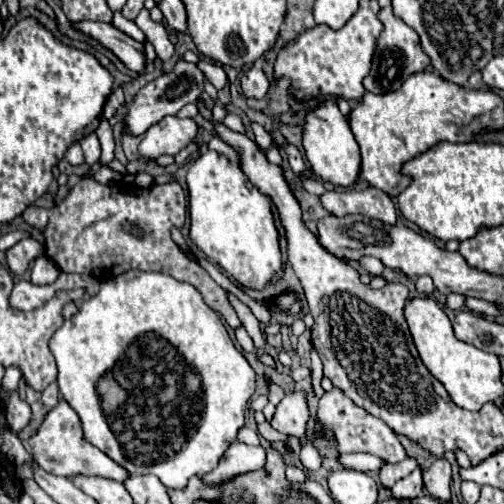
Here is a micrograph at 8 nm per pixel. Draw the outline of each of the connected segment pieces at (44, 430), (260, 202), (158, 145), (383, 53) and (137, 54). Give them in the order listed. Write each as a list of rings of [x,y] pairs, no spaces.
[[[60,399],[58,405],[48,411],[48,415],[42,419],[40,427],[36,429],[36,433],[28,439],[28,445],[30,445],[32,463],[52,475],[64,475],[64,477],[90,475],[90,477],[116,479],[120,483],[128,477],[128,471],[124,467],[114,463],[104,451],[100,451],[98,447],[94,447],[92,443],[88,443],[84,439],[80,419],[78,419],[76,411],[64,399]]]
[[[206,151],[186,173],[190,199],[190,239],[212,261],[216,261],[236,283],[262,289],[280,271],[280,245],[274,225],[272,203],[260,195],[242,169],[222,153]]]
[[[168,115],[146,131],[138,151],[146,159],[158,159],[166,153],[176,155],[196,137],[196,133],[198,125],[194,123],[194,119],[180,119]]]
[[[386,5],[380,11],[380,21],[384,23],[384,31],[378,37],[378,47],[376,47],[376,53],[374,53],[374,59],[372,59],[370,75],[364,79],[364,87],[370,93],[396,91],[410,75],[430,67],[430,57],[426,53],[422,57],[422,47],[420,47],[418,33],[392,13],[392,5]]]
[[[78,21],[78,23],[72,23],[72,27],[86,33],[92,39],[96,39],[102,47],[112,51],[130,71],[142,73],[142,67],[146,63],[144,45],[140,45],[132,37],[128,37],[126,33],[118,31],[114,25],[98,23],[98,21]]]

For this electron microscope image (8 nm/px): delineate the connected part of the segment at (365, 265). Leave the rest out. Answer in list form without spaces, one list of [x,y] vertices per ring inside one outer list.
[[[362,257],[362,259],[358,261],[358,265],[360,265],[364,271],[368,271],[370,275],[382,275],[382,271],[384,271],[384,265],[382,265],[376,257]]]

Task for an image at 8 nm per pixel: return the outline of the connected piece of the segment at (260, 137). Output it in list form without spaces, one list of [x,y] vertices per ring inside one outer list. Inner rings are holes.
[[[252,123],[252,131],[254,131],[254,141],[262,149],[270,149],[272,147],[272,137],[266,133],[266,129],[260,123]]]

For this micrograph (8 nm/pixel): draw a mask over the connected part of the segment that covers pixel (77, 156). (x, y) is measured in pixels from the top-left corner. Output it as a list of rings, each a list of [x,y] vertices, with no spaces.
[[[72,143],[64,157],[66,157],[66,161],[70,165],[82,165],[84,163],[84,155],[82,155],[82,149],[80,149],[80,143]]]

